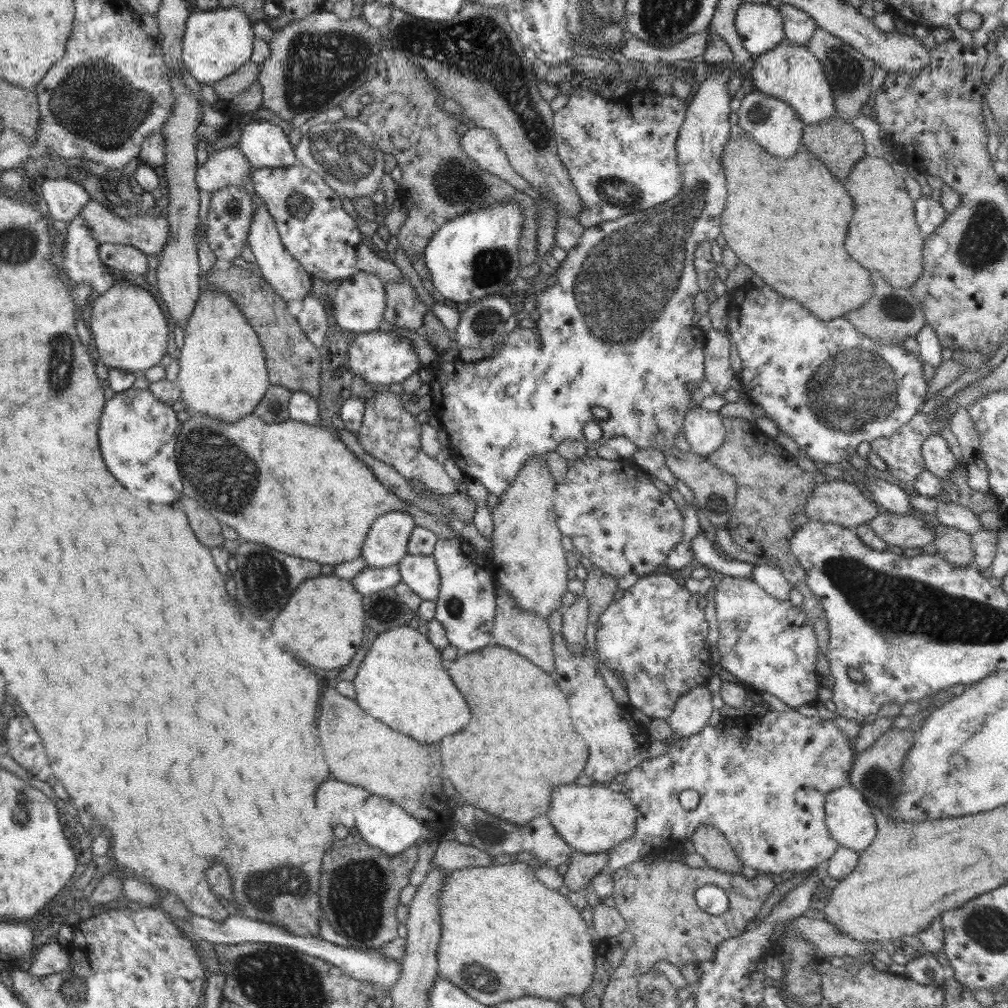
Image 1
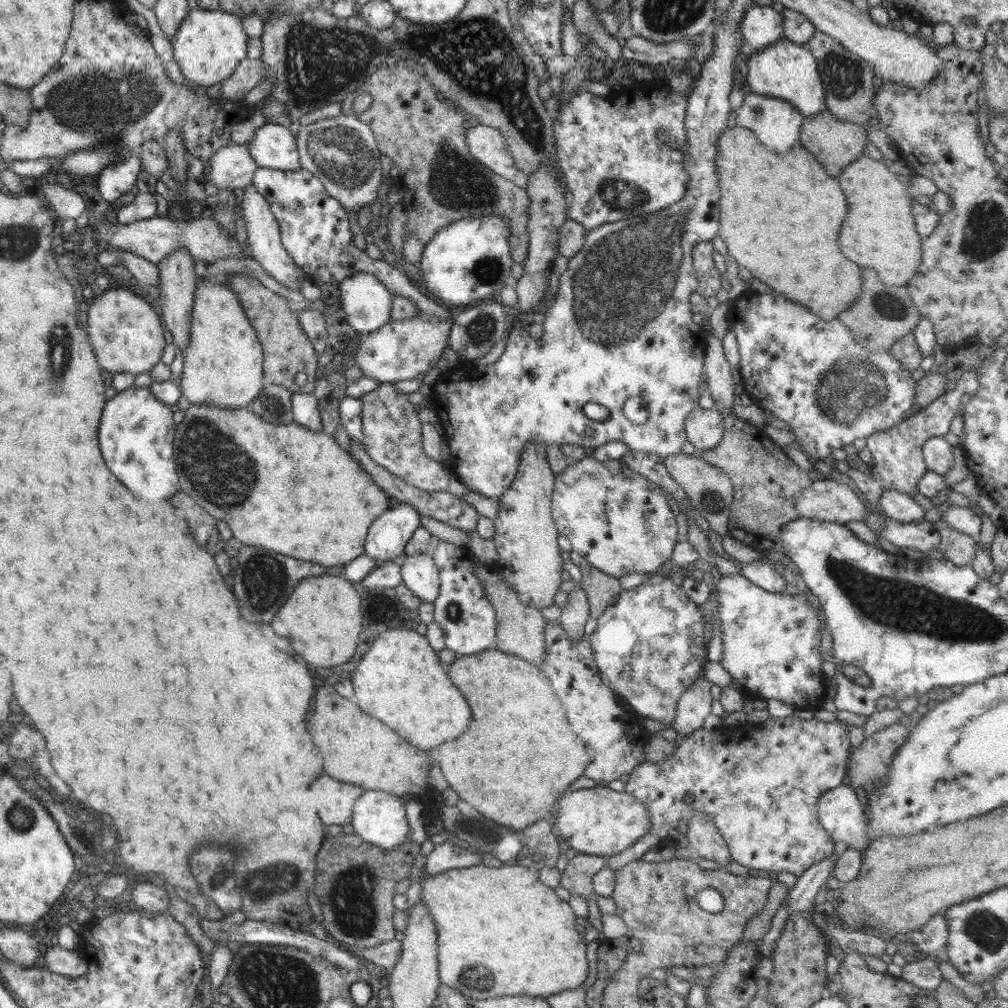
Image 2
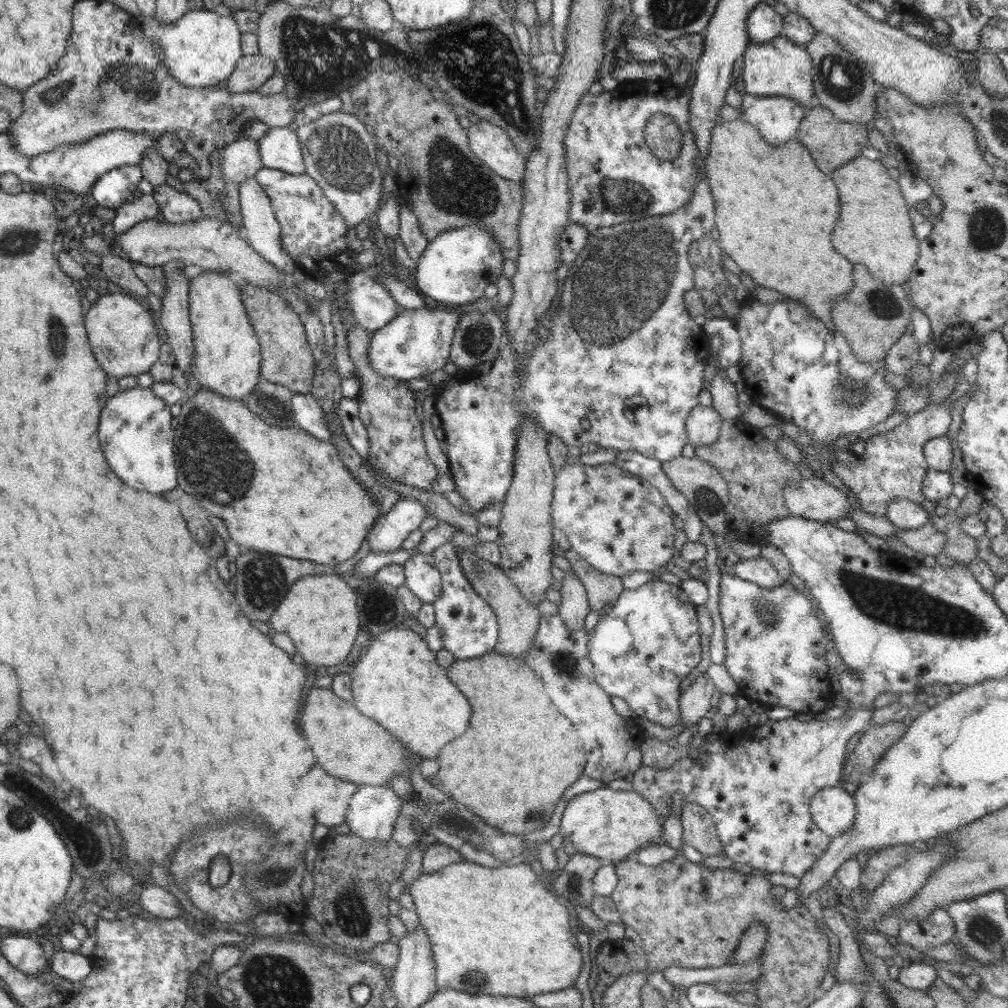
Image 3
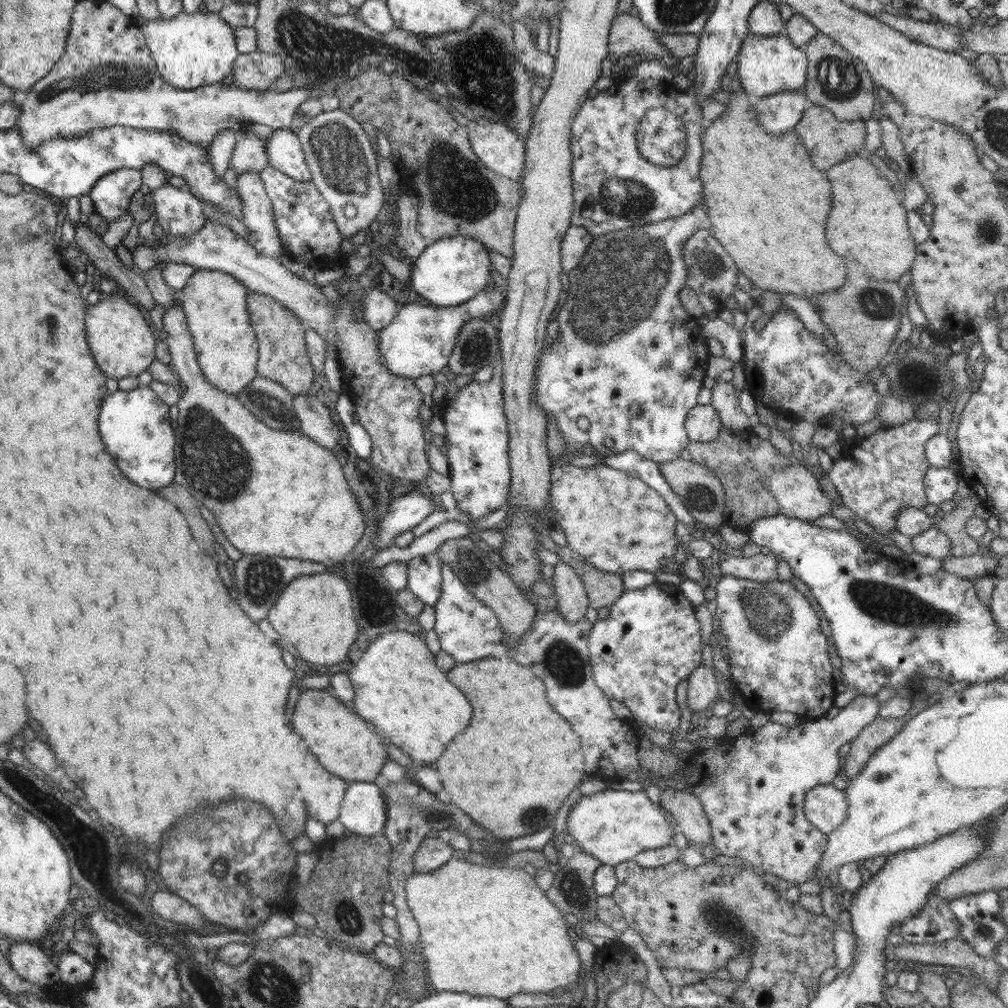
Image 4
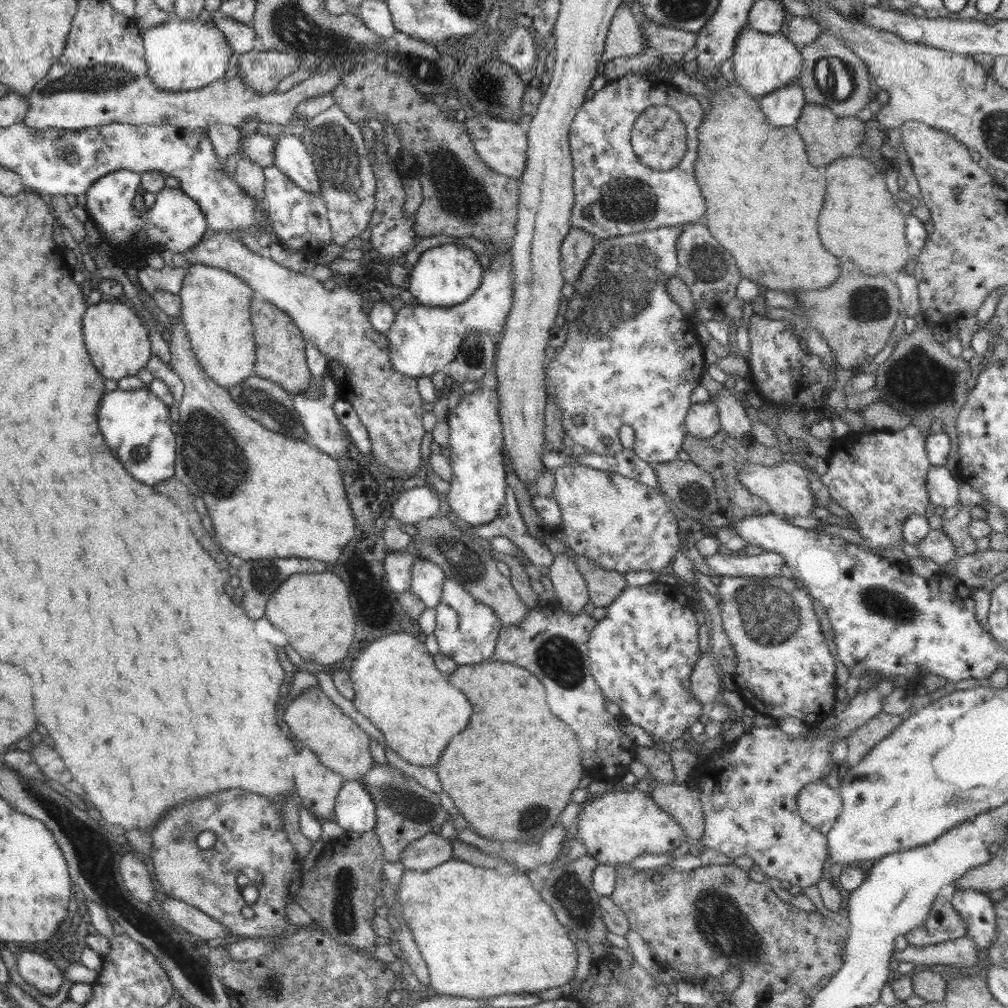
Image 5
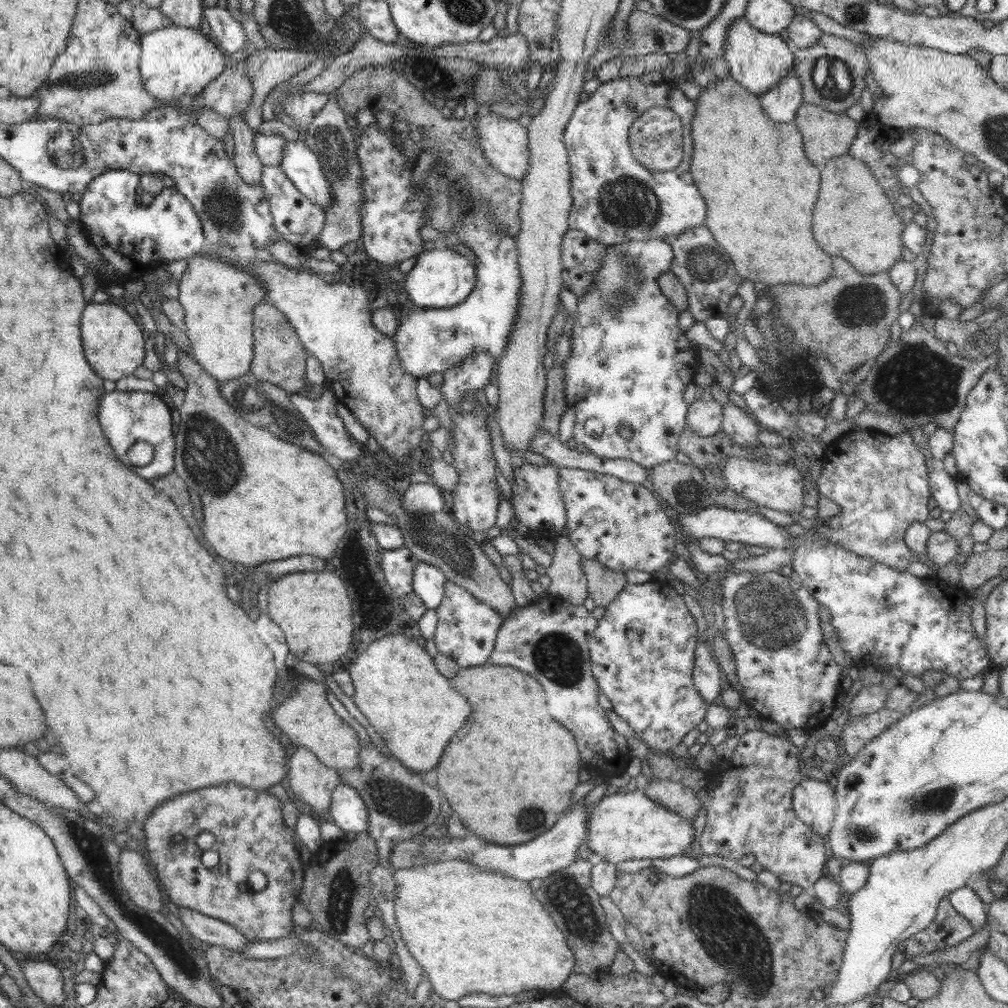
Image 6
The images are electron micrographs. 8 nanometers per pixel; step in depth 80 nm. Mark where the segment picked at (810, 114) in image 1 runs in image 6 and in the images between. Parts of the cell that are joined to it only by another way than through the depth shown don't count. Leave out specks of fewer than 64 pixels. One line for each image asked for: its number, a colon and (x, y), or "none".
2: (785, 70)
3: (779, 67)
4: (766, 66)
5: (761, 63)
6: (756, 60)

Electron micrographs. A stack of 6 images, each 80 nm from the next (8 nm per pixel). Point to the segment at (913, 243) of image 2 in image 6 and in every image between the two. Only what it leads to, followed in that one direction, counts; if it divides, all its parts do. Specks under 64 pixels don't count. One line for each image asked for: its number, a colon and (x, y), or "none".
3: (875, 229)
4: (868, 222)
5: (860, 219)
6: (853, 218)

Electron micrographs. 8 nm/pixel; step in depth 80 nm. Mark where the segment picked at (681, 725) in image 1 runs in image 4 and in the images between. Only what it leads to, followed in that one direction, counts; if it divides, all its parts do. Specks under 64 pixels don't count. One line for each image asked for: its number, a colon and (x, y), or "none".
2: (694, 705)
3: (694, 702)
4: (702, 689)

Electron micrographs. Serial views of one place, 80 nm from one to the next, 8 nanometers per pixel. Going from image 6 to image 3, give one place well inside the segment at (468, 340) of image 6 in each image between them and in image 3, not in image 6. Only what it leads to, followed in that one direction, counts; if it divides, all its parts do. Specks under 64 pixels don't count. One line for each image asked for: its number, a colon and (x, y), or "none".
3: (416, 342)
4: (418, 342)
5: (423, 340)

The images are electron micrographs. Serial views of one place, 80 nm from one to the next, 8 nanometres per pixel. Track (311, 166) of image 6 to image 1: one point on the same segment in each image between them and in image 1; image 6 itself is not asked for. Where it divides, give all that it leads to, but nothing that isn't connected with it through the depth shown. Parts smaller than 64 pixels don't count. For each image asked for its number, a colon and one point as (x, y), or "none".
1: (265, 145)
2: (273, 146)
3: (280, 149)
4: (284, 150)
5: (291, 156)

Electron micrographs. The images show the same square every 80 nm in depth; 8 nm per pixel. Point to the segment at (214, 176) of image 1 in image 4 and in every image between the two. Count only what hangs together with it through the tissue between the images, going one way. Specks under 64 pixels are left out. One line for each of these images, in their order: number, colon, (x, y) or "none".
2: (232, 166)
3: (241, 160)
4: (249, 154)

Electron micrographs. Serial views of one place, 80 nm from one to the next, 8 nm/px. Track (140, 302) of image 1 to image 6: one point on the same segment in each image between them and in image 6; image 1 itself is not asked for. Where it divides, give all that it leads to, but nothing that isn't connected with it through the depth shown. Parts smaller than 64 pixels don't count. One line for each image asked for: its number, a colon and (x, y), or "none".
2: (127, 335)
3: (122, 335)
4: (120, 339)
5: (116, 337)
6: (114, 342)

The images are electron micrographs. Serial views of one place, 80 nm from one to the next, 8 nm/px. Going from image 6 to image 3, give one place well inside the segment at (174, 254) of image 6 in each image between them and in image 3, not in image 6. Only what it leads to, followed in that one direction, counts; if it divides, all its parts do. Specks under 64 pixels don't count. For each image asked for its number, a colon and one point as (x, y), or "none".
3: (115, 187)
4: (179, 213)
5: (175, 221)

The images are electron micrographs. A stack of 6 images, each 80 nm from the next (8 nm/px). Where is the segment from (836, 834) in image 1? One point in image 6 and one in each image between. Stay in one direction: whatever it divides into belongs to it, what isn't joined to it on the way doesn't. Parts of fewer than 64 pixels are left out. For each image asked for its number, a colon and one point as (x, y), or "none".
2: (843, 817)
3: (833, 810)
4: (825, 807)
5: (819, 804)
6: (813, 800)

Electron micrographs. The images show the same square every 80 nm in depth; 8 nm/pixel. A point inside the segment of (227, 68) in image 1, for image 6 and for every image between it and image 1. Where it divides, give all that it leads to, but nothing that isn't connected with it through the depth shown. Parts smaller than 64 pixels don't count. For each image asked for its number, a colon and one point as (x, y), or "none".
2: (209, 45)
3: (201, 48)
4: (190, 50)
5: (181, 55)
6: (175, 61)

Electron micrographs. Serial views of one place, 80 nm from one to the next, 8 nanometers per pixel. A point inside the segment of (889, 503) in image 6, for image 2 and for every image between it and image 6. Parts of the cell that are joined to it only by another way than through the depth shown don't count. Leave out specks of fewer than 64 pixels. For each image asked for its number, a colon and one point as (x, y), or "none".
2: (898, 462)
3: (893, 466)
4: (885, 472)
5: (879, 477)

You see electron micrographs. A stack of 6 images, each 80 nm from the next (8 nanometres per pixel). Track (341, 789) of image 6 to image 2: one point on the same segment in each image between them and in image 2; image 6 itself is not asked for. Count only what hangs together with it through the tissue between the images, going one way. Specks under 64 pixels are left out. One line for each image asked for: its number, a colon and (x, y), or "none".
2: (378, 817)
3: (372, 811)
4: (363, 811)
5: (355, 811)

